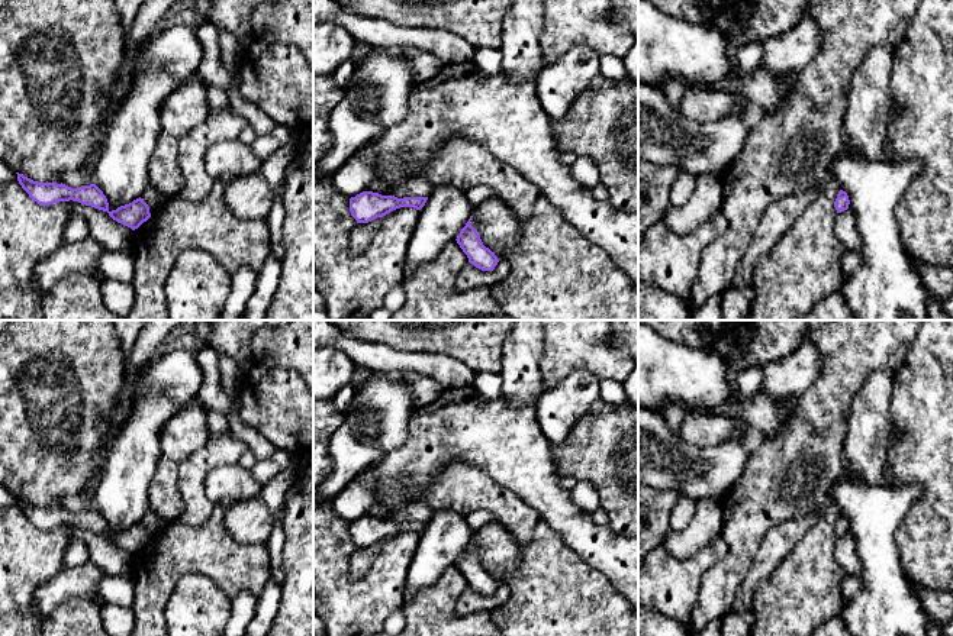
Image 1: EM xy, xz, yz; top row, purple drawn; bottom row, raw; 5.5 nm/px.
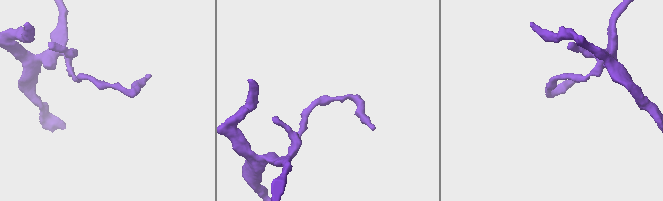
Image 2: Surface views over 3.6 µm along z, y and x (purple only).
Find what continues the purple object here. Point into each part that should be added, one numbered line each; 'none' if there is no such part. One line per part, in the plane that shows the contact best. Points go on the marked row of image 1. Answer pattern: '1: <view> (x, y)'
none

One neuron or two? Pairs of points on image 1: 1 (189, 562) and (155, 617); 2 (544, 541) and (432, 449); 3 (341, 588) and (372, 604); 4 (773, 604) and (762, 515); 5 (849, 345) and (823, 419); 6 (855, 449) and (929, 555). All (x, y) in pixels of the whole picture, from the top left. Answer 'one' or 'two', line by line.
1: one
2: two
3: one
4: two
5: one
6: two

